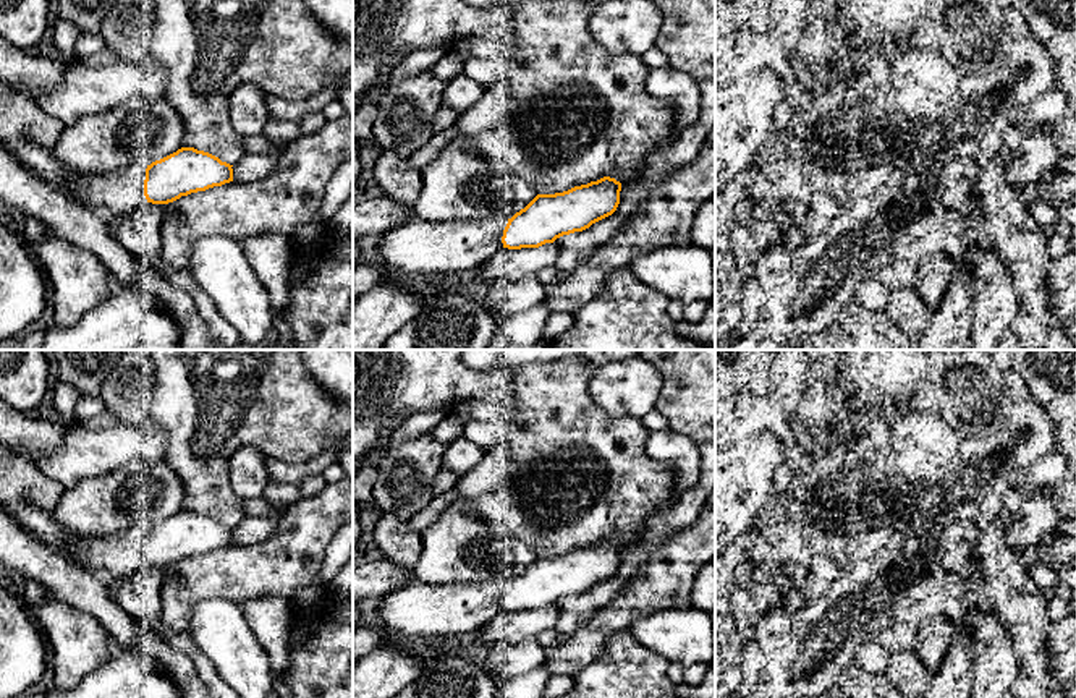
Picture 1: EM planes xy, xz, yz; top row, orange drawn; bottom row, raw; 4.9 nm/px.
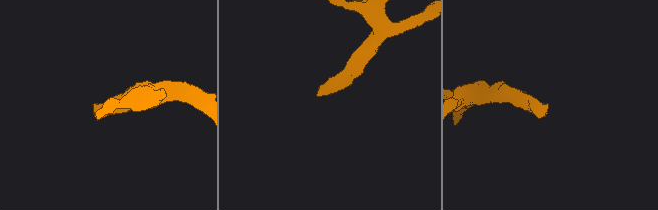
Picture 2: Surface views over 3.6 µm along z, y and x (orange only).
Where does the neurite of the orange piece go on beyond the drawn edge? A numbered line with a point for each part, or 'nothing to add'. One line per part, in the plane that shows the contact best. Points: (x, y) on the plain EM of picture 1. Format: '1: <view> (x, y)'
1: xy (120, 556)

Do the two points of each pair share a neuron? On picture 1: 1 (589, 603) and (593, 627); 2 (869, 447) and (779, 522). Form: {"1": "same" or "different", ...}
{"1": "different", "2": "same"}

